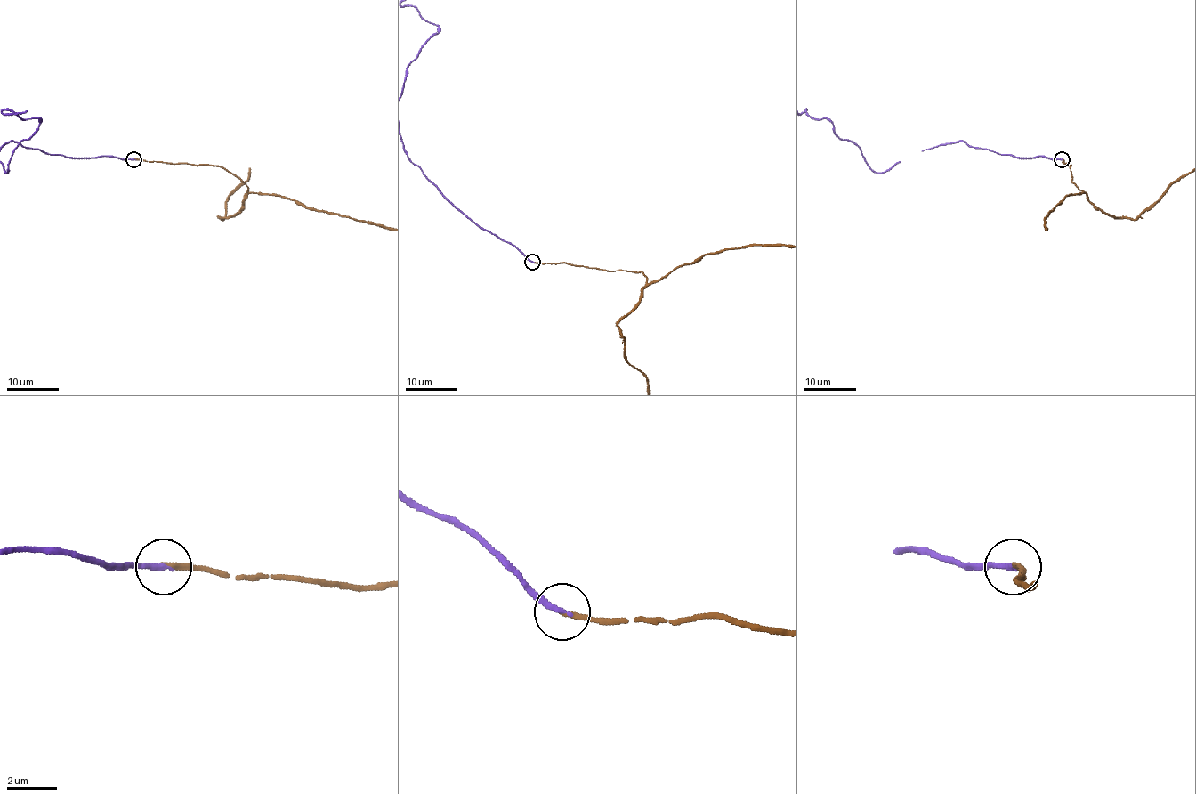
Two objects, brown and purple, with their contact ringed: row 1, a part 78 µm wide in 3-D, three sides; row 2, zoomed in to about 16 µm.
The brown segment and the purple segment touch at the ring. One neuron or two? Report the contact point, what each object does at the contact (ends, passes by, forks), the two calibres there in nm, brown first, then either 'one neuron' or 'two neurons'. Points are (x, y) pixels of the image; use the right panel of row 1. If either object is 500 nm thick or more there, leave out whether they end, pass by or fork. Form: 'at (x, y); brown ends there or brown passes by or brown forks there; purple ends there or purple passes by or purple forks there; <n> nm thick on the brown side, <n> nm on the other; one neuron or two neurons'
at (1062, 159); brown ends there; purple ends there; 190 nm thick on the brown side, 220 nm on the other; two neurons

